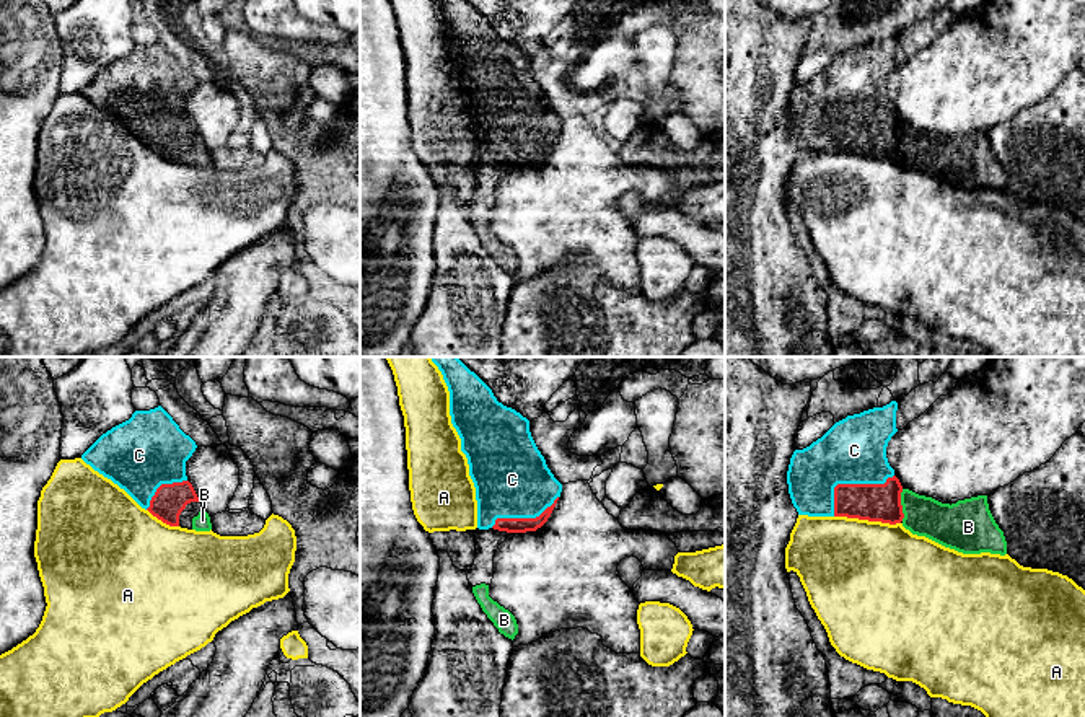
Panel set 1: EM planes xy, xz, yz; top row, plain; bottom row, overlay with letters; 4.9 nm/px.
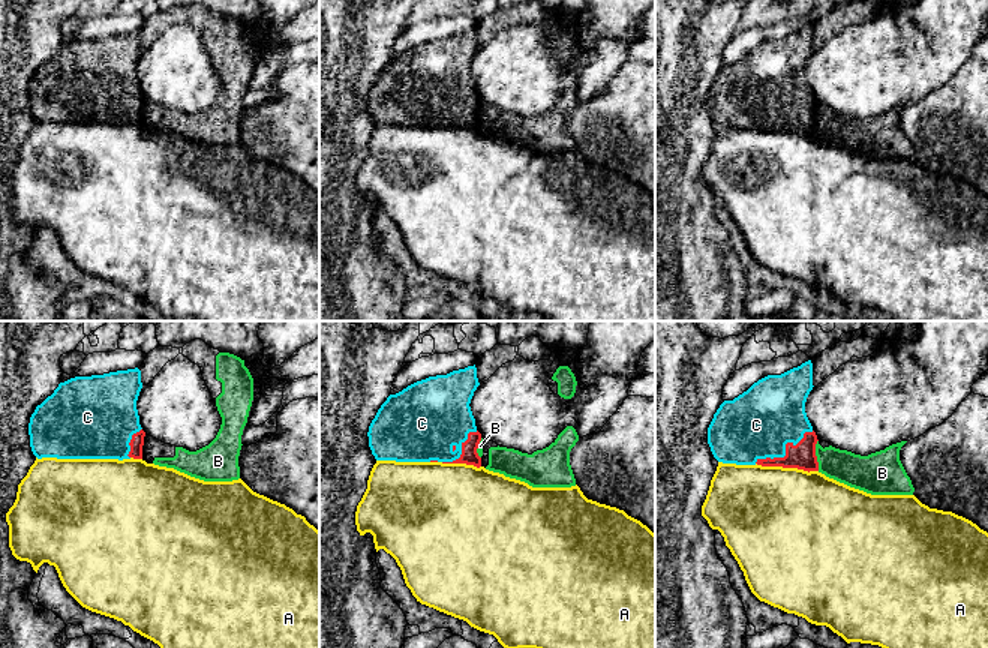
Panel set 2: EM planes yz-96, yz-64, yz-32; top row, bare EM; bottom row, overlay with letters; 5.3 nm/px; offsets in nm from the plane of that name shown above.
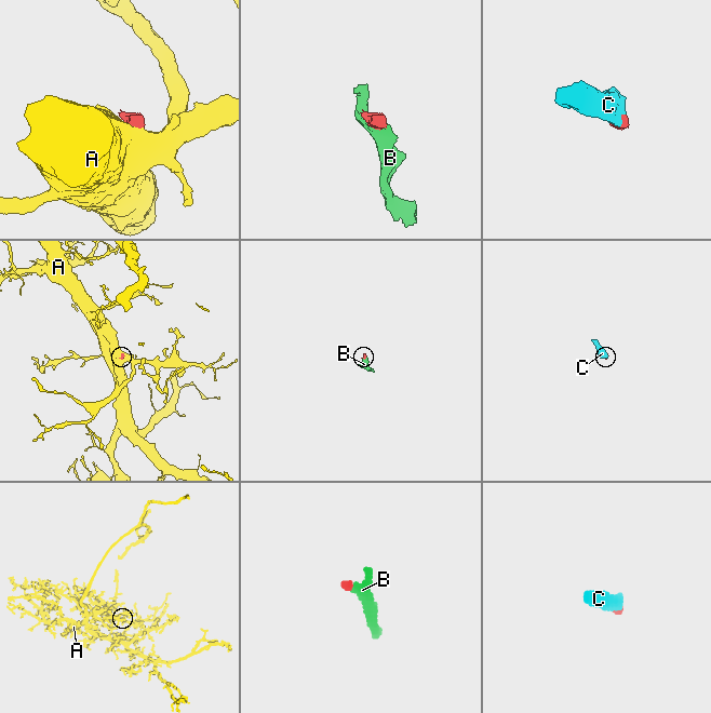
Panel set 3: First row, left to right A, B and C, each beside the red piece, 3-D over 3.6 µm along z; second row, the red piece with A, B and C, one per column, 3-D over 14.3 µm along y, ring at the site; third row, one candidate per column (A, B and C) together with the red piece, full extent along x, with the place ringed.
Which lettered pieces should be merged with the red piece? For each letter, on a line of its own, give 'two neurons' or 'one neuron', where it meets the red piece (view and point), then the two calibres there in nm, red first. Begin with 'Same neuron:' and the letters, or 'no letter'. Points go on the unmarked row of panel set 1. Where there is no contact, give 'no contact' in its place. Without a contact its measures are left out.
Same neuron: B, C
A: two neurons; meets red in yz at (867, 153); 190 nm thick on the red side, 480 nm on the other
B: one neuron; meets red in yz at (901, 140); 190 nm thick on the red side, 200 nm on the other
C: one neuron; meets red in yz at (849, 119); 190 nm thick on the red side, 320 nm on the other

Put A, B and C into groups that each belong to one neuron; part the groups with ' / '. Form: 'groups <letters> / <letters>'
groups A / B C

